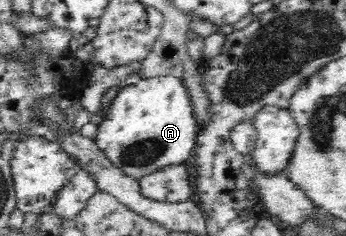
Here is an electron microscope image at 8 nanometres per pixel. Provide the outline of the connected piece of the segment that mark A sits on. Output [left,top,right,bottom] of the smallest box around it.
[94,76,197,180]

